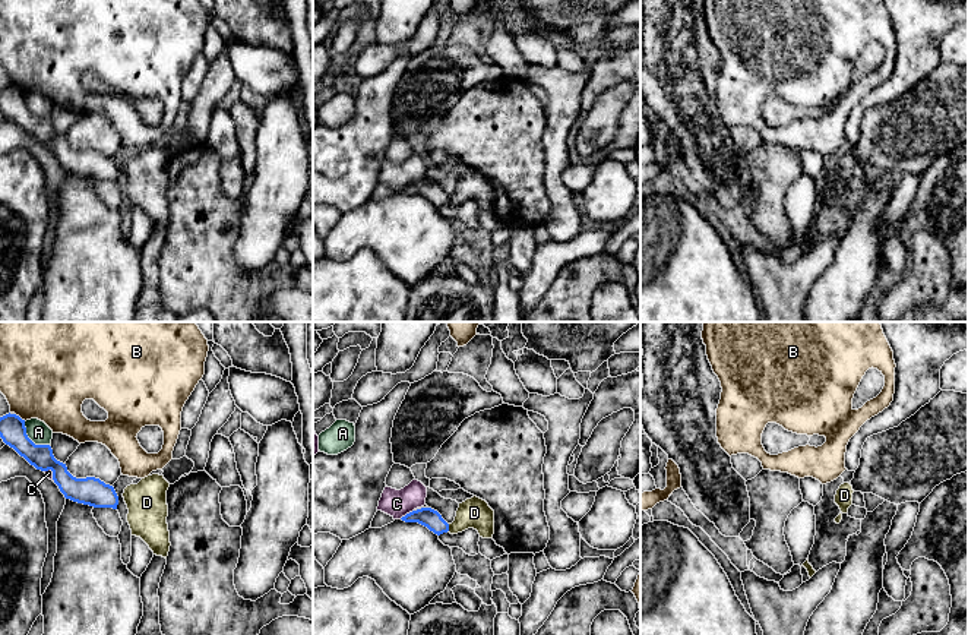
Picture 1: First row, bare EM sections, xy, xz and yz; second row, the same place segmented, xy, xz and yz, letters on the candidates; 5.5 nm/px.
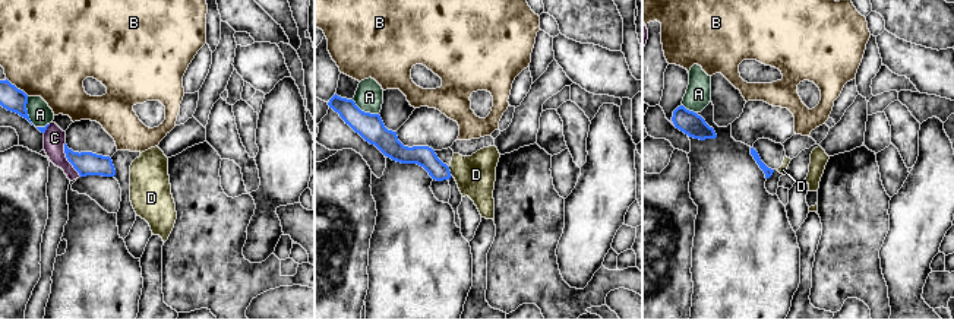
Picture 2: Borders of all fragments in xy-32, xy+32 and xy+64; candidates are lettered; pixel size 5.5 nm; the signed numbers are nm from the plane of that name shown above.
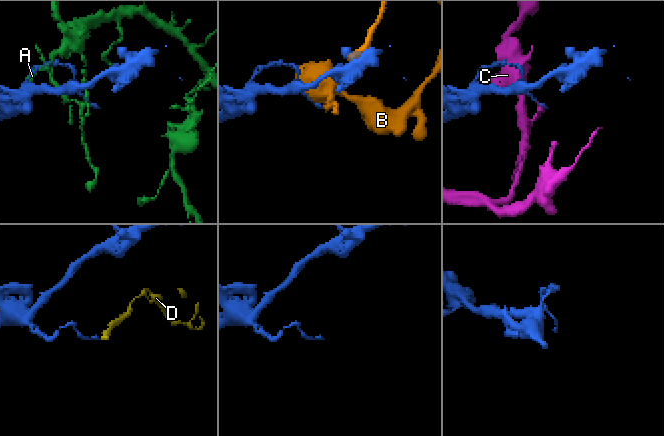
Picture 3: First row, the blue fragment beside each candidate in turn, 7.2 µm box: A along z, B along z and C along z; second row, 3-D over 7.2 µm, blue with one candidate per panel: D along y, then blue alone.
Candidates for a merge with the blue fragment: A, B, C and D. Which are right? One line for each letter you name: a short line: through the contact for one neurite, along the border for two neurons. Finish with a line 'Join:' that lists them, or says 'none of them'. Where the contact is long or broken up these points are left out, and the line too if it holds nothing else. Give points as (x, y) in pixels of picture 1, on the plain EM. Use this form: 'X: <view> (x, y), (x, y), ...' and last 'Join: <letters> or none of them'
Join: none of them

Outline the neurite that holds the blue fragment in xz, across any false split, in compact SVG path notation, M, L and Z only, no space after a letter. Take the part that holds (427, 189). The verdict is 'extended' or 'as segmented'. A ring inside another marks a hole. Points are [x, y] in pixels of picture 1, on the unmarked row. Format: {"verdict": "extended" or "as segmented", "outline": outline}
{"verdict": "as segmented", "outline": "M421 180L412 183L401 192L405 195L418 195L437 208L449 203L449 196L442 190L442 187L437 183L431 180Z"}

